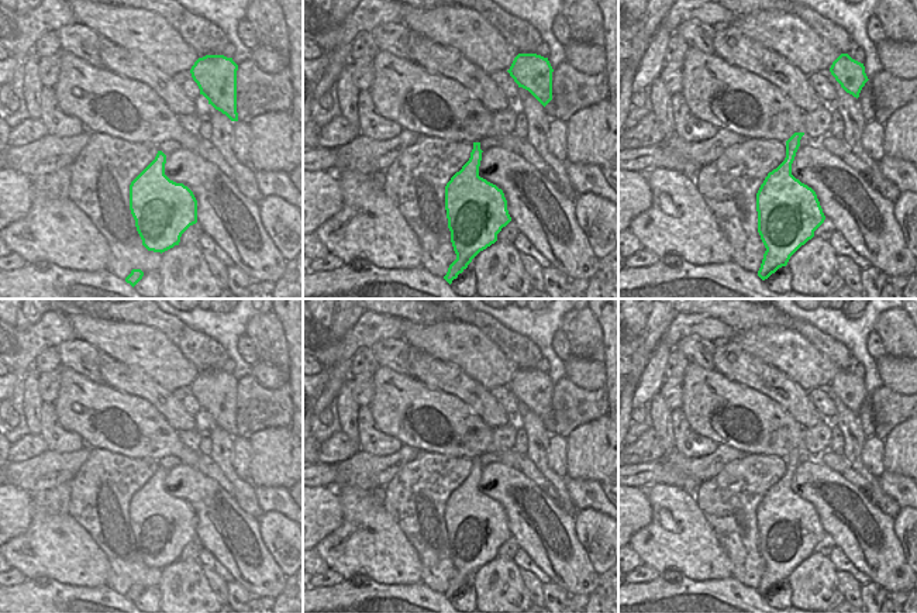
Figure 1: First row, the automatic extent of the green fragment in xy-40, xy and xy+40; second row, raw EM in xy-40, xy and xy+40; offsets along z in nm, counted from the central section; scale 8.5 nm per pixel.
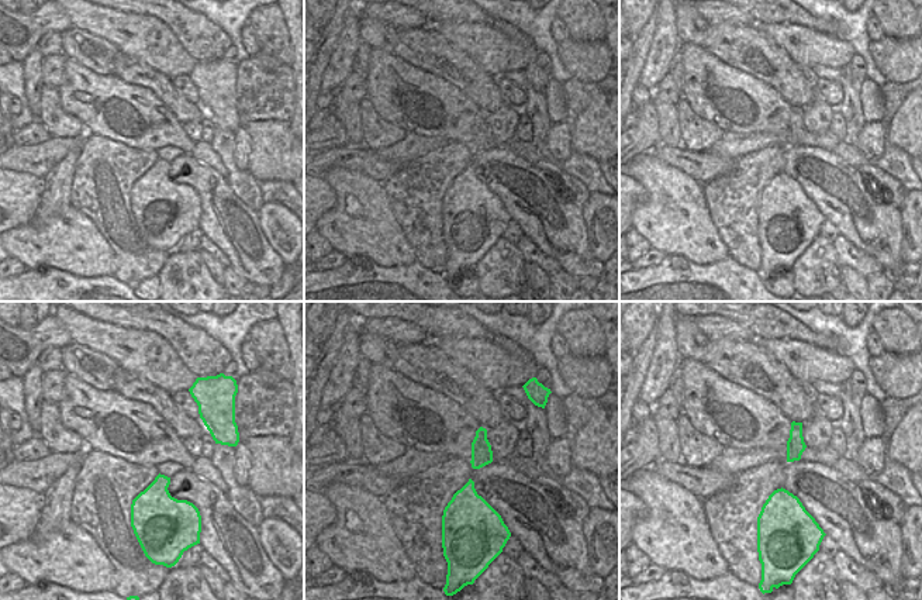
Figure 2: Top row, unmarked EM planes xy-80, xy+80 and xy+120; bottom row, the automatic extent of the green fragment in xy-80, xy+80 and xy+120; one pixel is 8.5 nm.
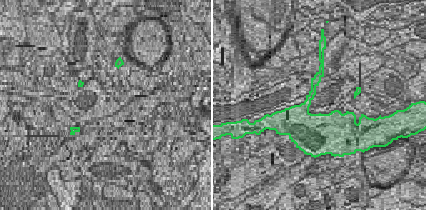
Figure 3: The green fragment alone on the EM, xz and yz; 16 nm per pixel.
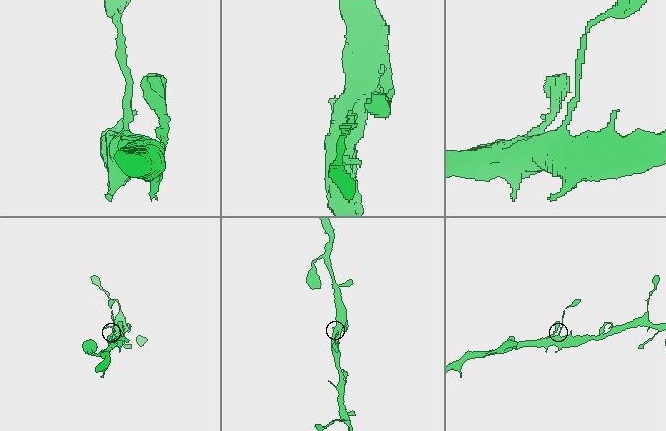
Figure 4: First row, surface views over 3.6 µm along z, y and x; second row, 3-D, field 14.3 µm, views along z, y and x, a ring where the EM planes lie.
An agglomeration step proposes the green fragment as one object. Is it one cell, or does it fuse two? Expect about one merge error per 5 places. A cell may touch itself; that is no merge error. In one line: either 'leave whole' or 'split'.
leave whole

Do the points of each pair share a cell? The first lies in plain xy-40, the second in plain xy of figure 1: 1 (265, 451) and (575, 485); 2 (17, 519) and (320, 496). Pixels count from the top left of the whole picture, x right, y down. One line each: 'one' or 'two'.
1: two
2: one

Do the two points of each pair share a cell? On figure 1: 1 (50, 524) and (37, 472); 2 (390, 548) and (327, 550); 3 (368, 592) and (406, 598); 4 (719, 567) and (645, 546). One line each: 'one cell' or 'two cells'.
1: two cells
2: one cell
3: one cell
4: one cell

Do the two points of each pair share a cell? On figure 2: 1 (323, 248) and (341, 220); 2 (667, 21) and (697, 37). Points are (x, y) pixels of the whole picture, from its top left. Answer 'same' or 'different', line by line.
1: different
2: different

